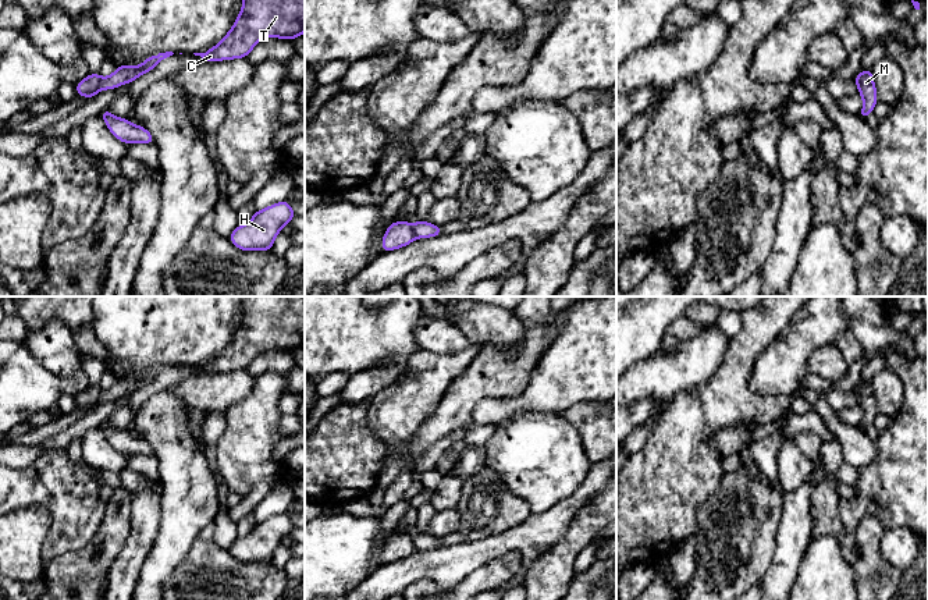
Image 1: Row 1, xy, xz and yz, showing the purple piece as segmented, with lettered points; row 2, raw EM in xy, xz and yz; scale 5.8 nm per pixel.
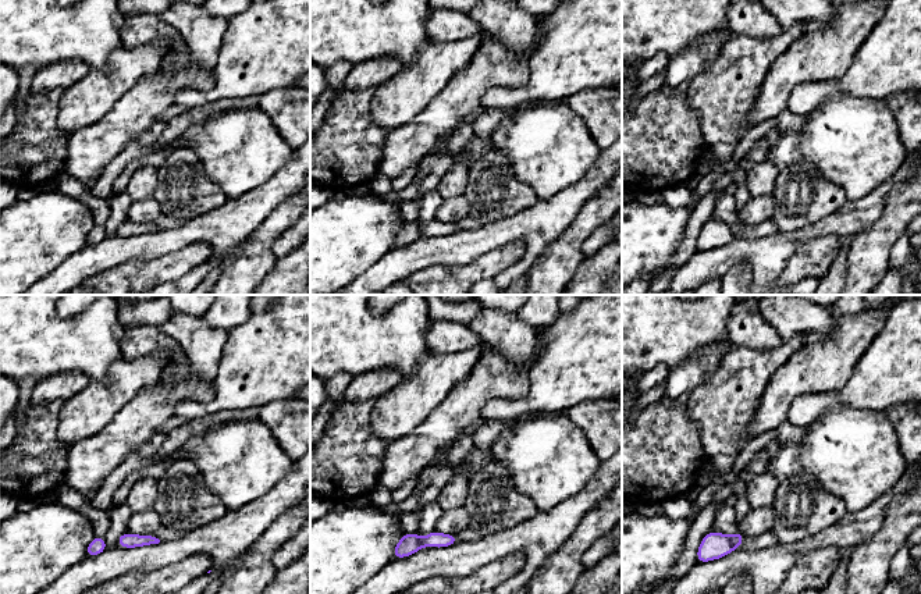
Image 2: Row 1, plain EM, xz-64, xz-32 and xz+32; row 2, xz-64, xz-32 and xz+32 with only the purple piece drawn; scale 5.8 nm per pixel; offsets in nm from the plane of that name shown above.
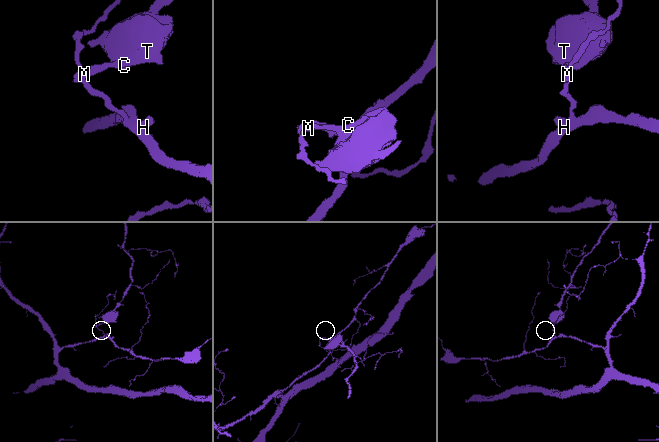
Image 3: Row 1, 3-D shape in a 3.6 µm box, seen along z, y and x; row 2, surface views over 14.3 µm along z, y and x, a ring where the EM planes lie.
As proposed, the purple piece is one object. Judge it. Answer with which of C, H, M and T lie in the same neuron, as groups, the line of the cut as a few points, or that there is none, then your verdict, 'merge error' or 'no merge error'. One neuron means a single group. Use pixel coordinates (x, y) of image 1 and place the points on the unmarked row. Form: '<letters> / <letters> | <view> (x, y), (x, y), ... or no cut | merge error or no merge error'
C T / H M | xz (411, 536), (416, 549) | merge error

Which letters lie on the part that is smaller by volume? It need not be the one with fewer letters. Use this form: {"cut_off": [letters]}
{"cut_off": ["C", "T"]}

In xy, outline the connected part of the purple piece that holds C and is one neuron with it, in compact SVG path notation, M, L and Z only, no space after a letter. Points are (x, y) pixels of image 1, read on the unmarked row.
M243 297L242 322L224 351L205 365L193 365L205 373L245 370L262 349L291 351L305 344L305 297Z

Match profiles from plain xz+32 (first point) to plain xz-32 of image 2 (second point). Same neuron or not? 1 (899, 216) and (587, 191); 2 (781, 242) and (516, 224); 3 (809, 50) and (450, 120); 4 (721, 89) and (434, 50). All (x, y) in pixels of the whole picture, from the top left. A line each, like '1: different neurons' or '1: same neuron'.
1: different neurons
2: same neuron
3: same neuron
4: same neuron

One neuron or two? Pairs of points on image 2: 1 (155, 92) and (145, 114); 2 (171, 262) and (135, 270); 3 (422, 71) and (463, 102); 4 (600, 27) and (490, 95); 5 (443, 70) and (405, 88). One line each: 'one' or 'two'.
1: one
2: one
3: two
4: one
5: one

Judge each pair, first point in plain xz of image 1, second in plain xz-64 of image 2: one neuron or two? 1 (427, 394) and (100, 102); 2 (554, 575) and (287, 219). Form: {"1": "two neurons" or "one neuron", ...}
{"1": "one neuron", "2": "one neuron"}

